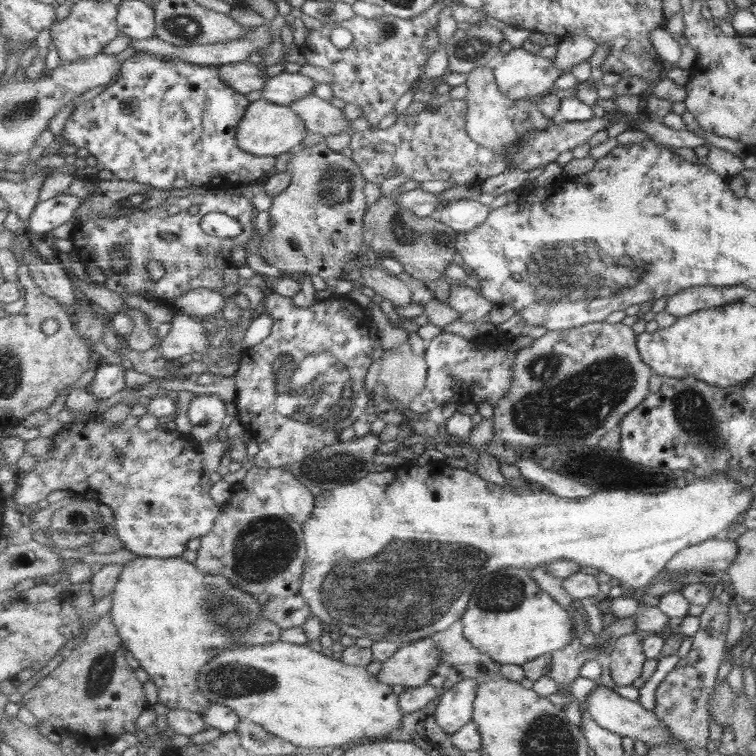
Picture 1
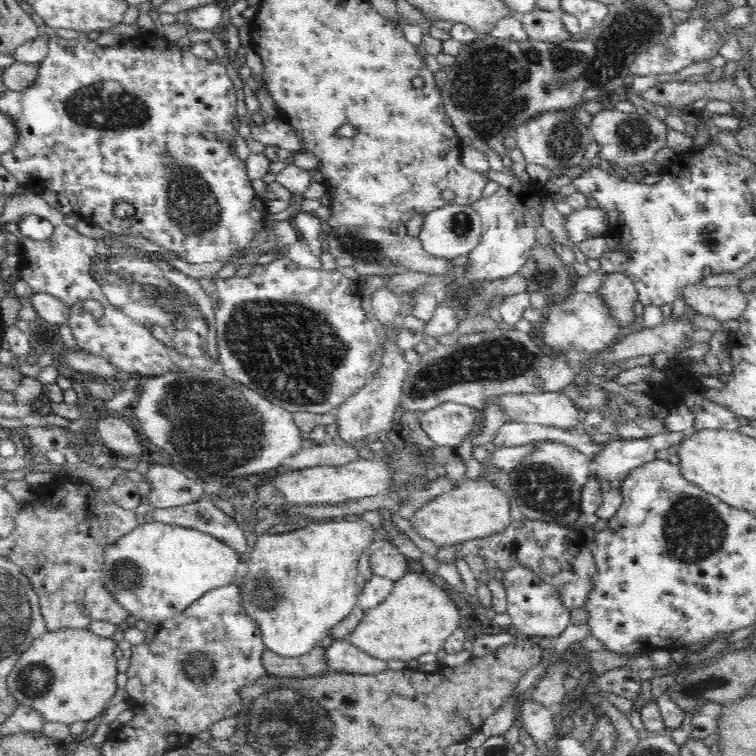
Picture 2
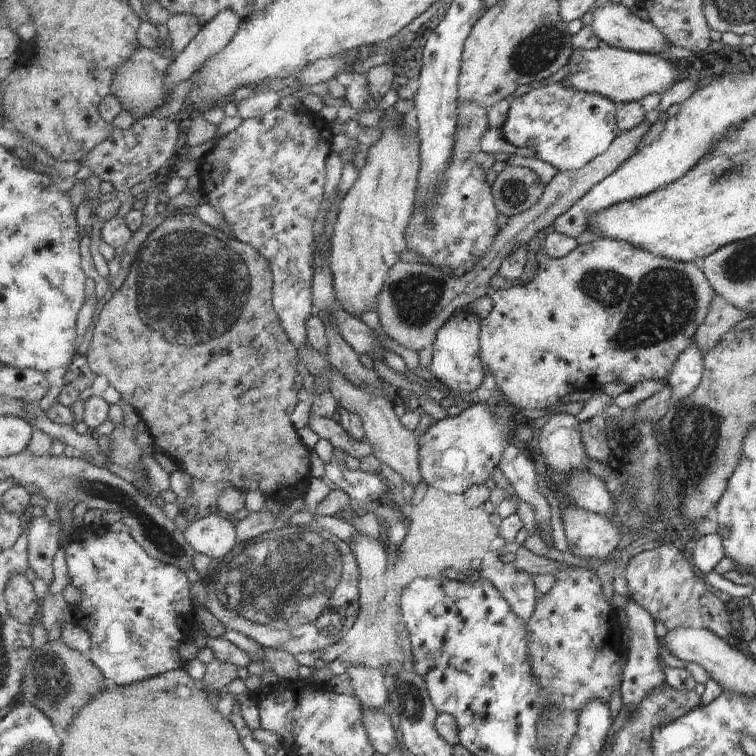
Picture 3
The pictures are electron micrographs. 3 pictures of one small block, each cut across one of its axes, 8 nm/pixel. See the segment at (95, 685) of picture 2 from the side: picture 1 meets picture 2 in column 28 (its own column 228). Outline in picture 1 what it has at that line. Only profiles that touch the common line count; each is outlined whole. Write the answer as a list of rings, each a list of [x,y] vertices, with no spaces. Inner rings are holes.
[[[284,641],[247,648],[227,648],[201,670],[198,687],[211,703],[230,707],[242,721],[256,722],[271,734],[310,751],[325,746],[347,749],[352,742],[359,742],[363,738],[368,738],[365,744],[389,741],[387,734],[401,726],[405,714],[400,706],[400,695],[393,694],[391,684],[381,683],[378,676],[367,672],[367,668],[346,664],[341,659],[333,660],[321,652],[311,650],[308,645]]]

